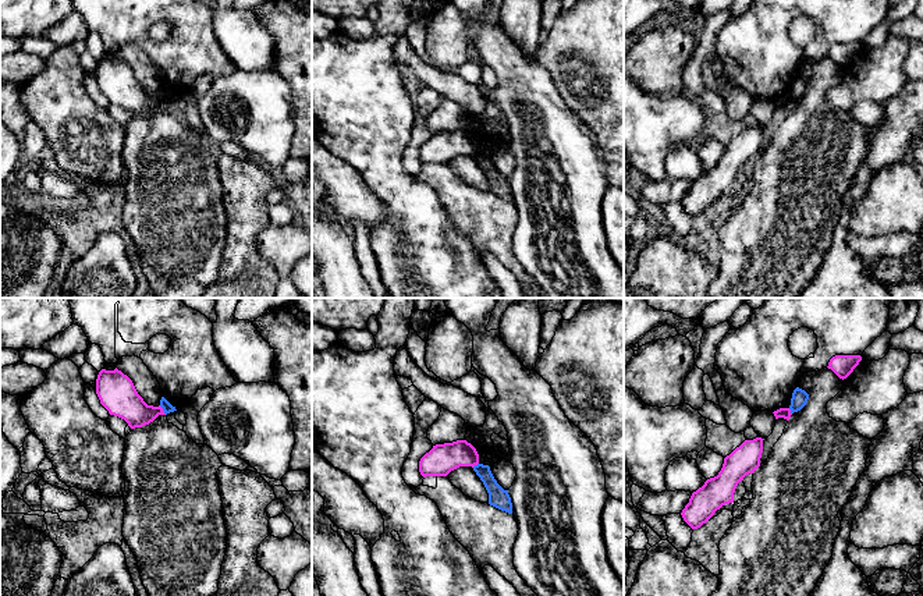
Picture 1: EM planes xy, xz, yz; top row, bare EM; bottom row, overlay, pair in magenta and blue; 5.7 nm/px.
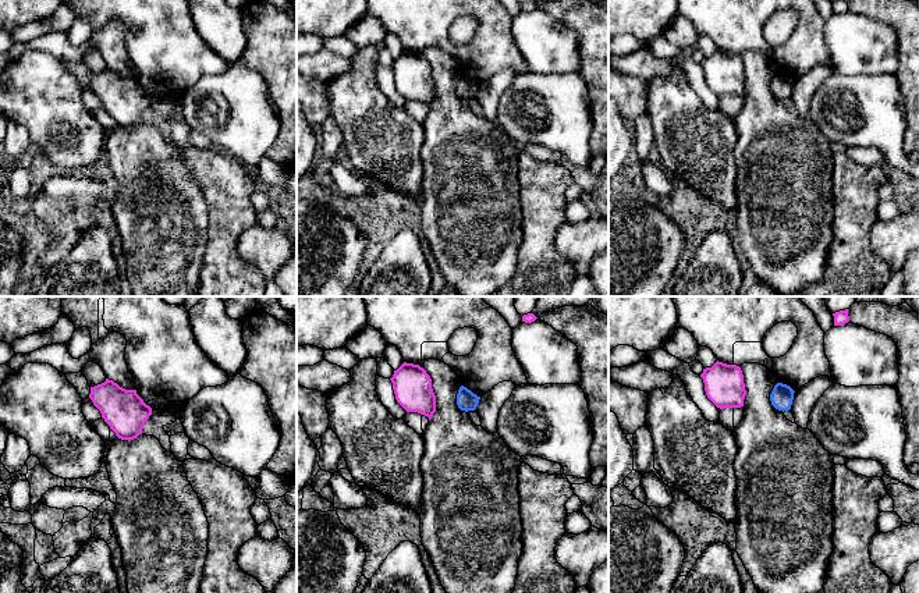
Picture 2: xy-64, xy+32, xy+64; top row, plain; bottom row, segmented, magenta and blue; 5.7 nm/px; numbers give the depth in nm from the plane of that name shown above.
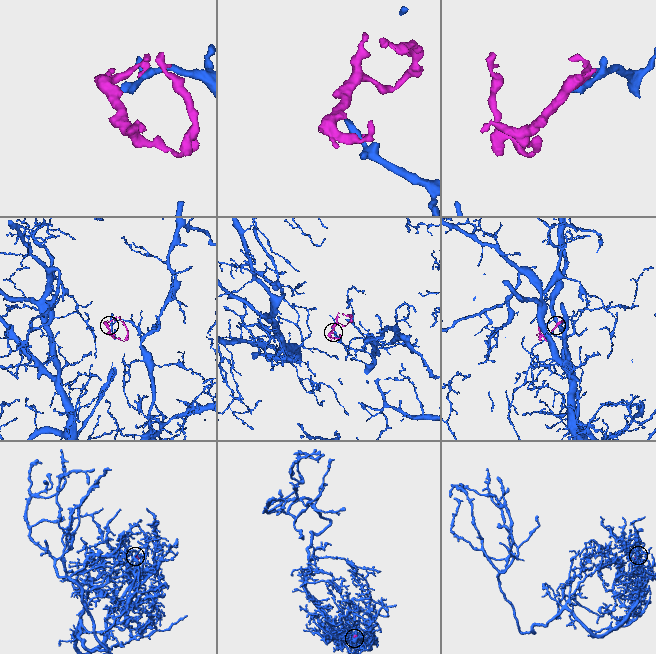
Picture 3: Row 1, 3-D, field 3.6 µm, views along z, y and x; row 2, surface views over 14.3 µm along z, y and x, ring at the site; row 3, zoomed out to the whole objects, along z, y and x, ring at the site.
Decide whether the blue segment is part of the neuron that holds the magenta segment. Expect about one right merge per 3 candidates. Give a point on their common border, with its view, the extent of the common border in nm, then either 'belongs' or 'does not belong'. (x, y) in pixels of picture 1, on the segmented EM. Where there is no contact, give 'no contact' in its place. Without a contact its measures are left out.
contact xy (162, 410); length 70 nm; does not belong

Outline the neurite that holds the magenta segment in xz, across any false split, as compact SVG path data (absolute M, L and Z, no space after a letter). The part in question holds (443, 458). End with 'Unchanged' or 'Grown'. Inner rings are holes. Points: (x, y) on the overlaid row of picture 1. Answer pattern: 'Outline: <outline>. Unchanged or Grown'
Outline: M466 440L436 444L419 461L419 472L426 476L447 476L459 466L475 466L479 464L476 448Z. Unchanged

